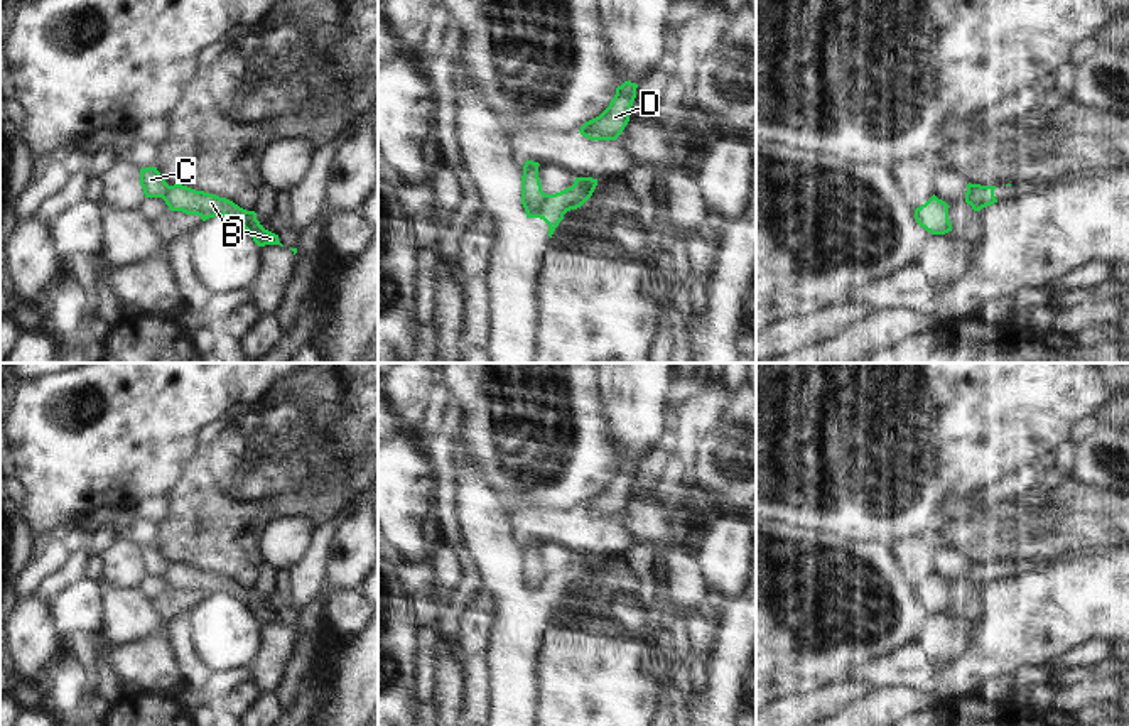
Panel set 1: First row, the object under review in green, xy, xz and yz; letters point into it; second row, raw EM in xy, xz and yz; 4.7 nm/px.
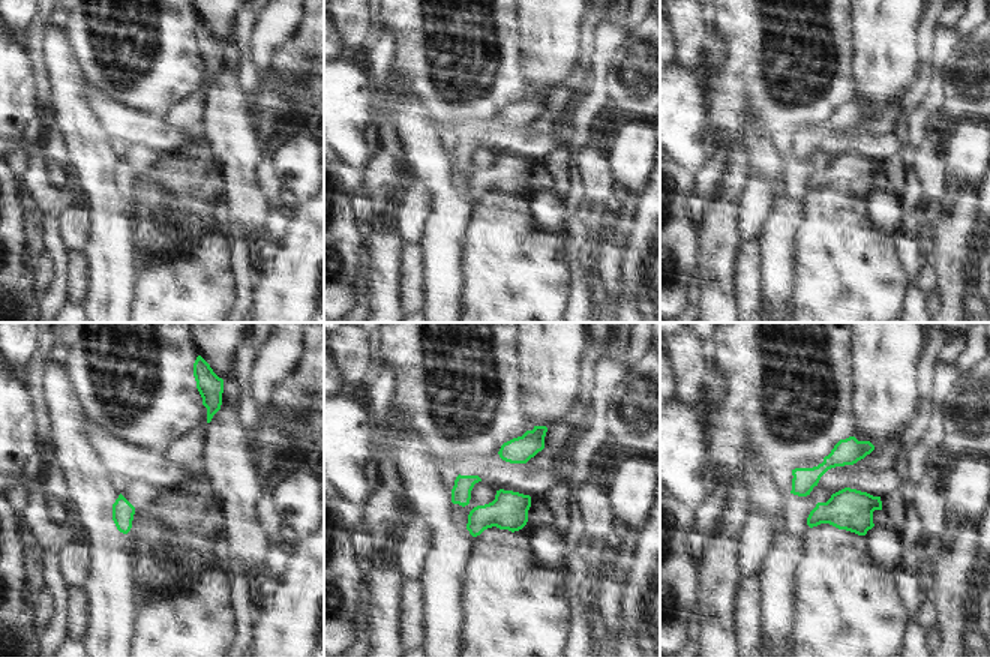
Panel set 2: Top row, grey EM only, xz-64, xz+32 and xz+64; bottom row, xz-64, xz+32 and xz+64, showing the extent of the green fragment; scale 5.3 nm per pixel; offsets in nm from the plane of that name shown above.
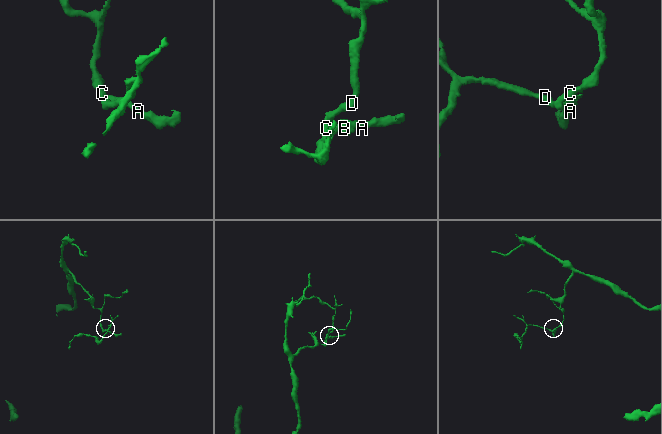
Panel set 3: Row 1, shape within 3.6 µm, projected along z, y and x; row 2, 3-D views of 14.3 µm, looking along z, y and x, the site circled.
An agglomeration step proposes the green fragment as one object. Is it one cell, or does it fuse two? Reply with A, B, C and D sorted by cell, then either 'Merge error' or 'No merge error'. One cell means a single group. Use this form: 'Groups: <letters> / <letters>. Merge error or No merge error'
Groups: A B / C D. Merge error

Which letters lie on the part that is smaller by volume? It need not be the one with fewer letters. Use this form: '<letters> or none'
A, B

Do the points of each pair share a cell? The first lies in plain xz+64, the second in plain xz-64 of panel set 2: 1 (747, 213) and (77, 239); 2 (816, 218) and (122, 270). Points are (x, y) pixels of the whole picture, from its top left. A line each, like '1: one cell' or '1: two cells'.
1: one cell
2: two cells

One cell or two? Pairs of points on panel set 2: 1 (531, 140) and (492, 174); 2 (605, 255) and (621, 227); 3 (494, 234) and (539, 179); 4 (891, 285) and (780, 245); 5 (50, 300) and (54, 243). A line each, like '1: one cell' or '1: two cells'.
1: two cells
2: one cell
3: two cells
4: two cells
5: one cell

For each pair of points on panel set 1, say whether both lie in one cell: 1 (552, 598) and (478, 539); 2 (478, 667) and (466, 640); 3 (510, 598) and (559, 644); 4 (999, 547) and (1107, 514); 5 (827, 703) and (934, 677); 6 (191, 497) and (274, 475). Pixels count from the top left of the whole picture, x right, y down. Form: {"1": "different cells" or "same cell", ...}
{"1": "same cell", "2": "different cells", "3": "different cells", "4": "same cell", "5": "different cells", "6": "same cell"}

